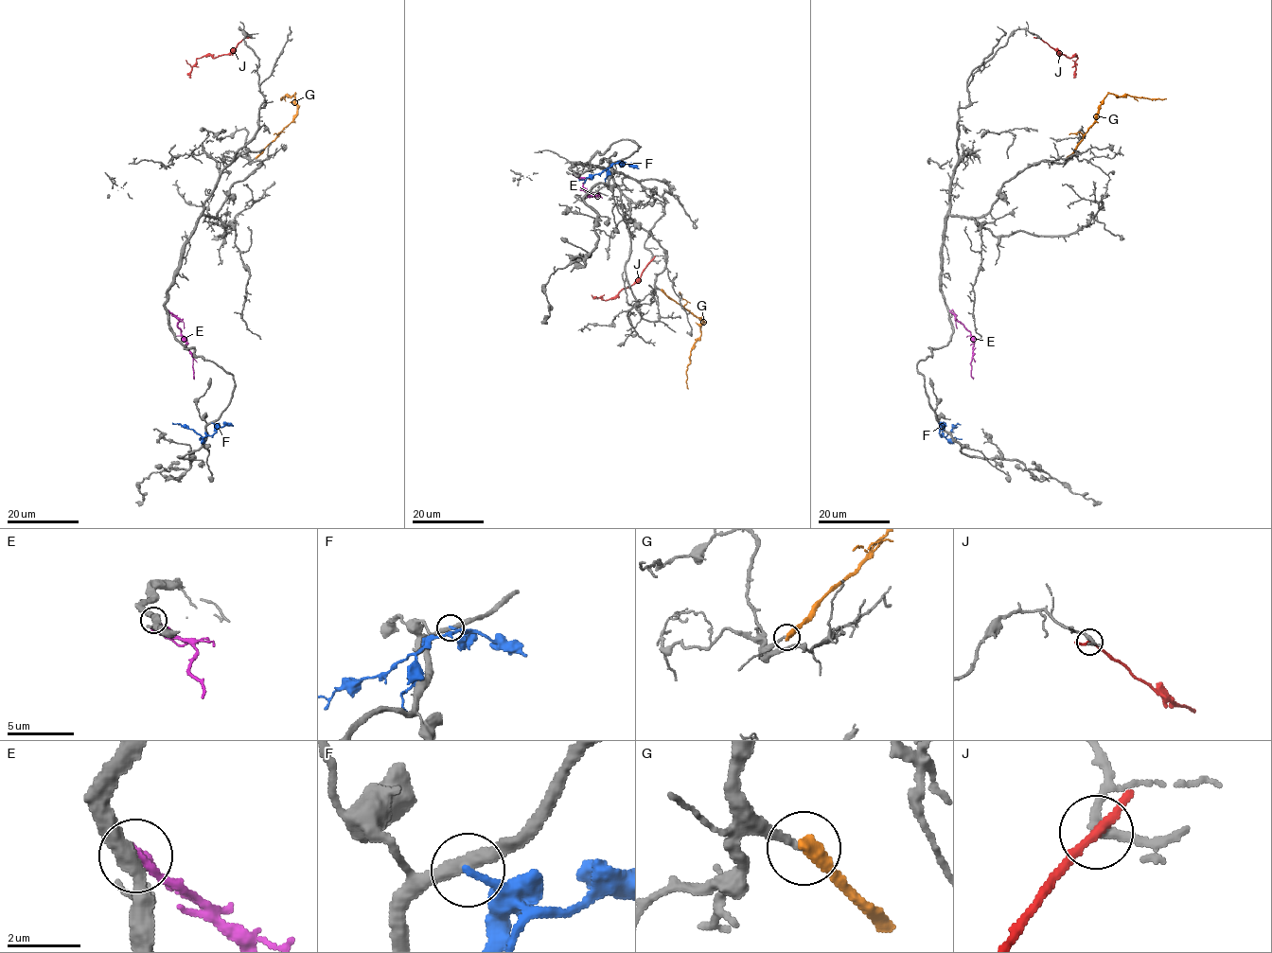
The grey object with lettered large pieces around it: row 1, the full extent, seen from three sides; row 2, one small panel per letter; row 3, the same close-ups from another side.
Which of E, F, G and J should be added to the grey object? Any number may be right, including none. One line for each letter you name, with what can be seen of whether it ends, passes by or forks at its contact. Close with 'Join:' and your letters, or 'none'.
E: it ends there
G: it ends there
Join: E, G

